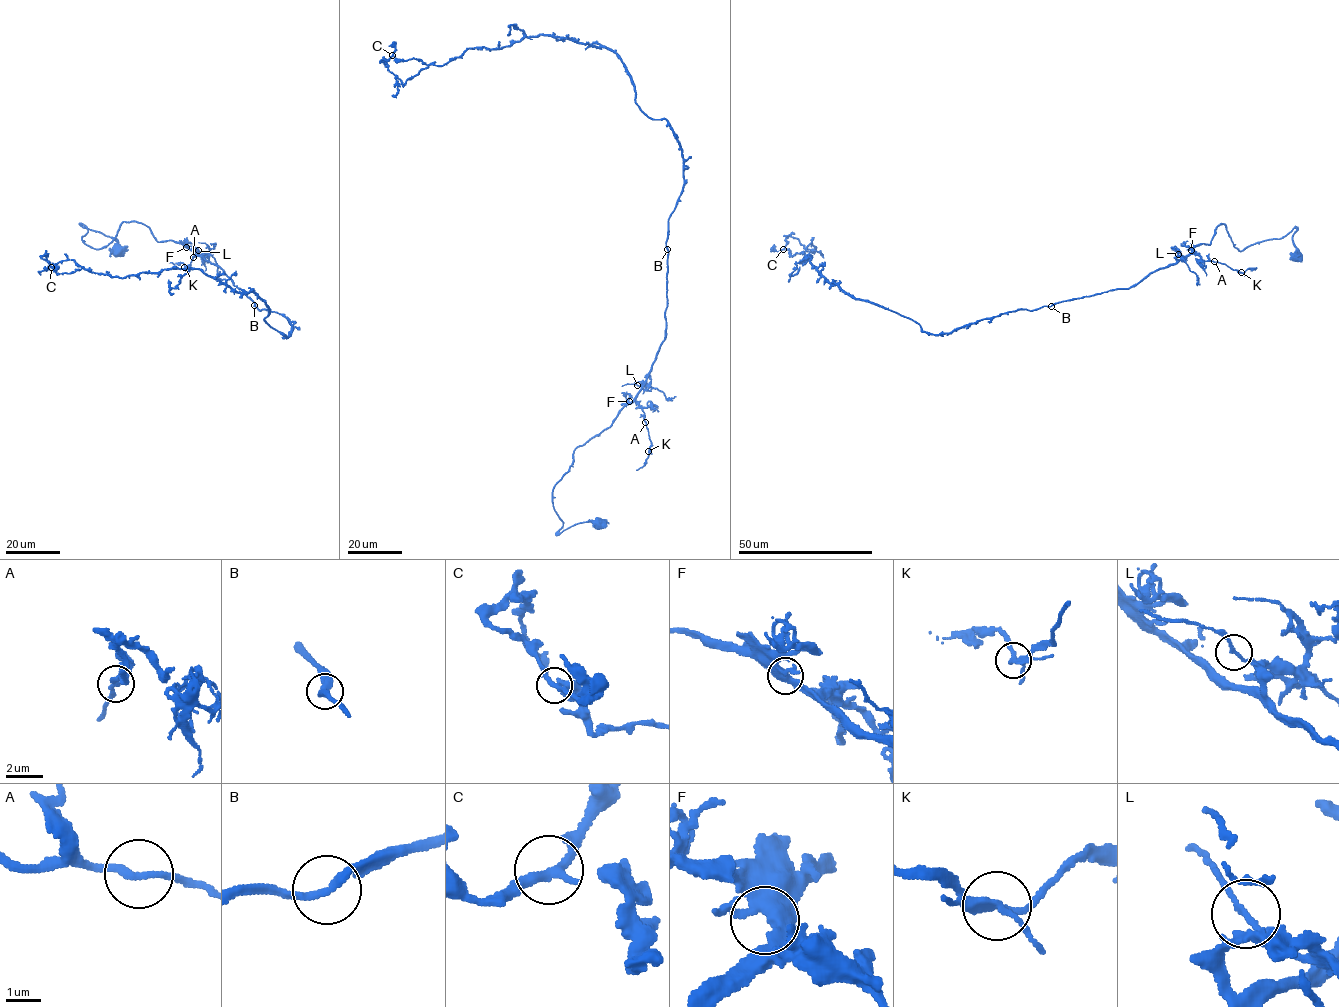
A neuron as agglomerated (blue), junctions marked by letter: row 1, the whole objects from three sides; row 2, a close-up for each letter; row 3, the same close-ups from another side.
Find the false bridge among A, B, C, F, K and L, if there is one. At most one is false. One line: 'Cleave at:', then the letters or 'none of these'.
Cleave at: none of these

